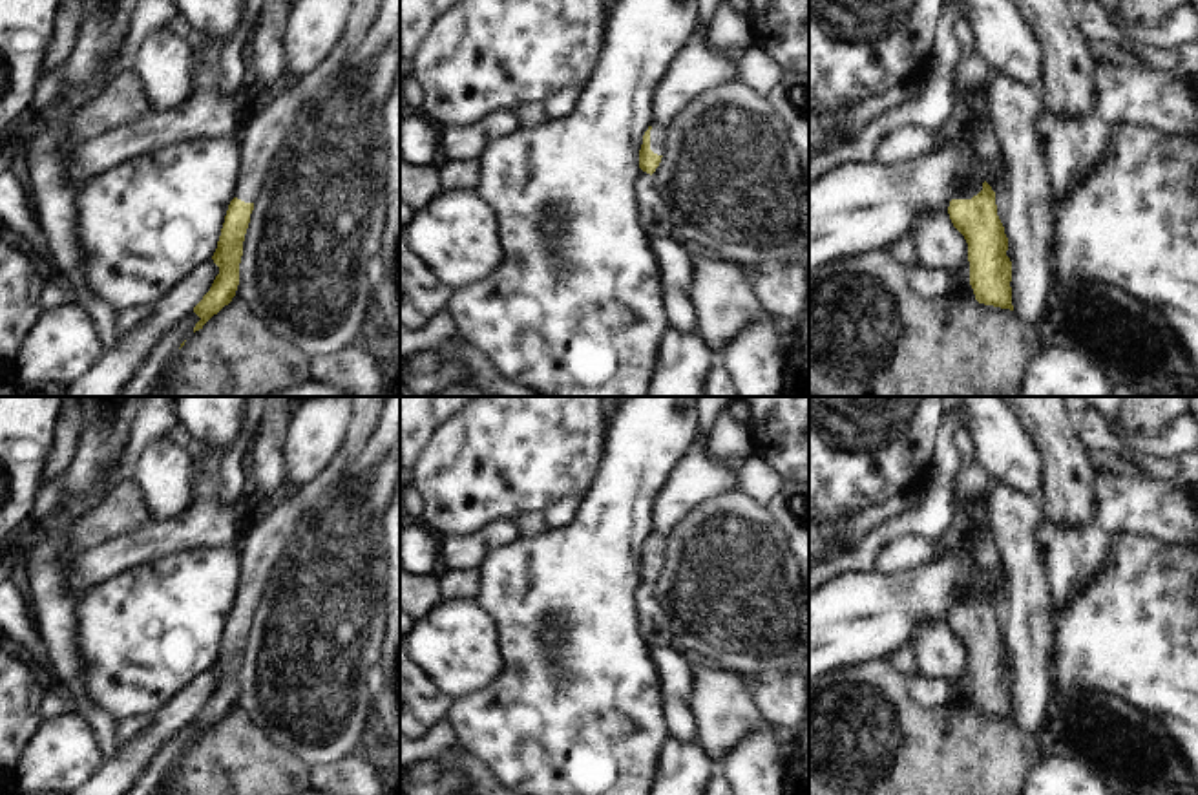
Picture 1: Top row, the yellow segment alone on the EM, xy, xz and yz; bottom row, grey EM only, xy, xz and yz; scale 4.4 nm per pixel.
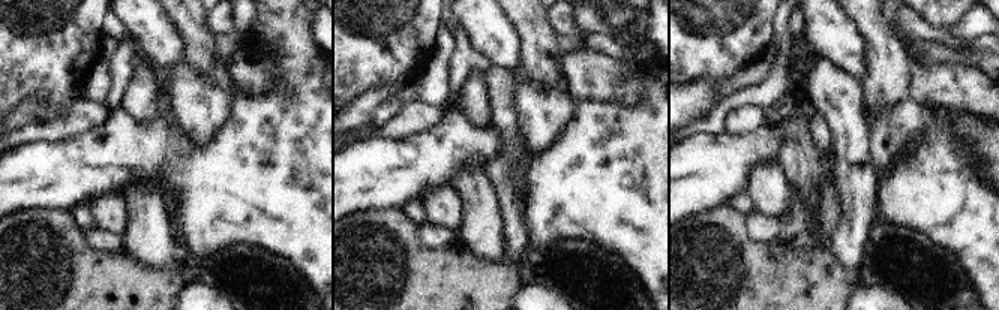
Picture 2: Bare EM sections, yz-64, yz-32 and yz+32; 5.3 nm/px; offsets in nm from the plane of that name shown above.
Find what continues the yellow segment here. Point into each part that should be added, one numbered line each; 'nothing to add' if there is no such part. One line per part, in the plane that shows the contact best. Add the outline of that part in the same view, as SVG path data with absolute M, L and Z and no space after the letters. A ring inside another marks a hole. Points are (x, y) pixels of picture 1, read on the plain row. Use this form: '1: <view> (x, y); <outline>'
1: xz (658, 543); M652 532L650 559L657 565L663 565L665 563L665 552L667 552L667 535Z

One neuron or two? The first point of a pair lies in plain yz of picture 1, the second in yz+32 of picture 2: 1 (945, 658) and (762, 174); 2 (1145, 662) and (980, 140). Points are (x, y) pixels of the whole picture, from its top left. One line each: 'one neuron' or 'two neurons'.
1: one neuron
2: two neurons

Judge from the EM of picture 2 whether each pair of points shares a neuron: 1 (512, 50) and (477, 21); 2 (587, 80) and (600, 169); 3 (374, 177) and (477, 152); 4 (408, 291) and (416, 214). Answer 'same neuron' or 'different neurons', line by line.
1: same neuron
2: different neurons
3: same neuron
4: different neurons

